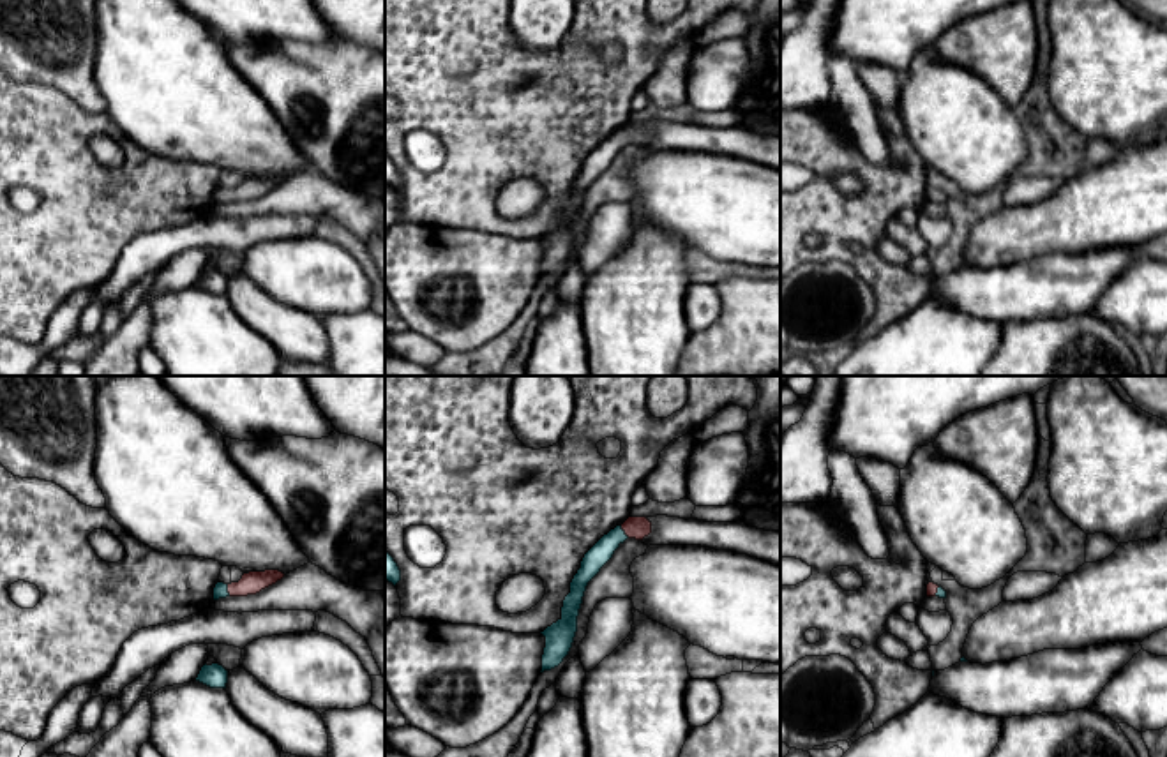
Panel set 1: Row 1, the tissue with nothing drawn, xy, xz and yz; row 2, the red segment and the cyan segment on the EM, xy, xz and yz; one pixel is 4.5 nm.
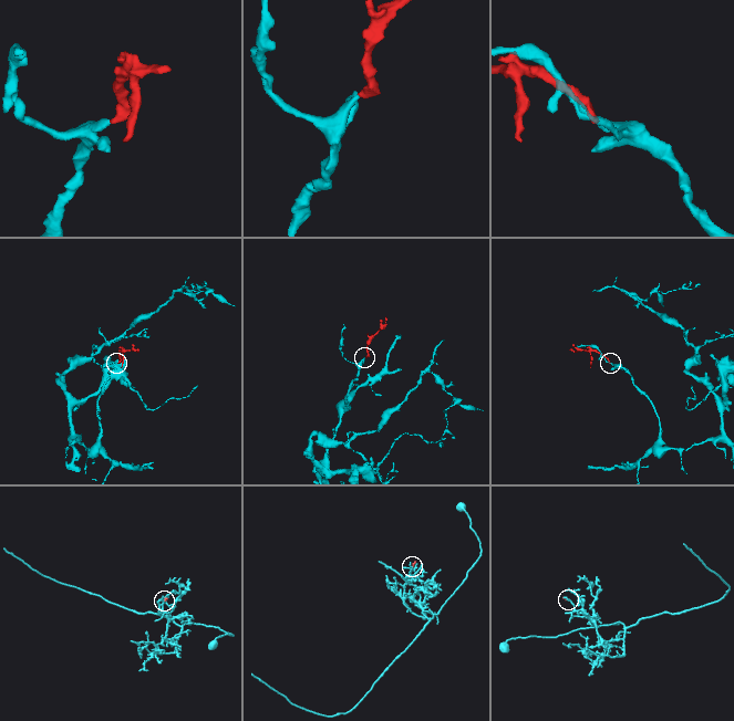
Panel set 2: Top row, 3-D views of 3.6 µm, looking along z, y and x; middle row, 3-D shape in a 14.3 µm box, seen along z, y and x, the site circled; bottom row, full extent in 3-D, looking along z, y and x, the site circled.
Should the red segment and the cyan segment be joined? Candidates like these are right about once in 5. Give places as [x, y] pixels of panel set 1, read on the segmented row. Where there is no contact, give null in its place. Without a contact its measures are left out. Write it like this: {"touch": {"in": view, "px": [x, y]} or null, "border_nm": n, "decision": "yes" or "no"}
{"touch": {"in": "xy", "px": [228, 590]}, "border_nm": 60, "decision": "yes"}

